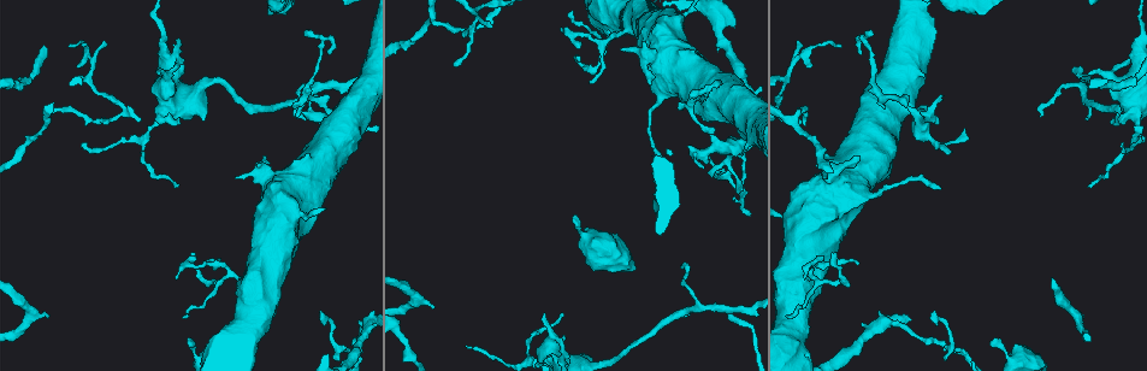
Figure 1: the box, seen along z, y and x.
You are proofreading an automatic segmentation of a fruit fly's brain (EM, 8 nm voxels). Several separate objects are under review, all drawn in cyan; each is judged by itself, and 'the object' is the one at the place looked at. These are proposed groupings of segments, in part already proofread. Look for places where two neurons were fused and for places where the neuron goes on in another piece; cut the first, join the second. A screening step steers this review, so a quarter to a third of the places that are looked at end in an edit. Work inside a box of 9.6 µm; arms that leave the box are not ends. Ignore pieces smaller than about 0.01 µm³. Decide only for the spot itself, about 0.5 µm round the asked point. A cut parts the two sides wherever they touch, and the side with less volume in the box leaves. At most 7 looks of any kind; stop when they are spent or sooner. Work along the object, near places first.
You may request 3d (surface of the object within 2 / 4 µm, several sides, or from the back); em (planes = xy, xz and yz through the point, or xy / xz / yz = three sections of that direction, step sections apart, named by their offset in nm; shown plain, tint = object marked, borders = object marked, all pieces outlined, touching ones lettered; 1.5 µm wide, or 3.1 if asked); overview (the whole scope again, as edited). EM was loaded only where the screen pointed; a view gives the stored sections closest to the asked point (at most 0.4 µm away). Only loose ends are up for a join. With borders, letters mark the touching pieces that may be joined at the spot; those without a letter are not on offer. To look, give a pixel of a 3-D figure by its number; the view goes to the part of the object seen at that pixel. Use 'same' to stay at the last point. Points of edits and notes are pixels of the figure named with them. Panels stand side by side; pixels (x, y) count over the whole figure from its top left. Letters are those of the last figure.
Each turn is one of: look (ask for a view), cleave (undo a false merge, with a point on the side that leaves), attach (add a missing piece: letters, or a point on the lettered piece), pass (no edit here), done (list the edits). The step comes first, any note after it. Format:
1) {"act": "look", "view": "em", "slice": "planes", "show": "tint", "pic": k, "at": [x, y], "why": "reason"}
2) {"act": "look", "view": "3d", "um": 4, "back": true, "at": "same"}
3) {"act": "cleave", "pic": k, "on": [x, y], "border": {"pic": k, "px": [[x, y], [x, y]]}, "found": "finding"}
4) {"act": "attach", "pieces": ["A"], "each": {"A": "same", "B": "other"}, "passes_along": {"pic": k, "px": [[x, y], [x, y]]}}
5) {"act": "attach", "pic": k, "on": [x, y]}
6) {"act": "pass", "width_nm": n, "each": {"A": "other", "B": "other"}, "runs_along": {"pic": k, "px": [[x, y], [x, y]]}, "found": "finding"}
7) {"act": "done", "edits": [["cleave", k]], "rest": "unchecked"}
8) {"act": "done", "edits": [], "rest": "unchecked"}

{"act": "look", "view": "em", "slice": "planes", "show": "plain", "pic": 1, "at": [854, 261]}

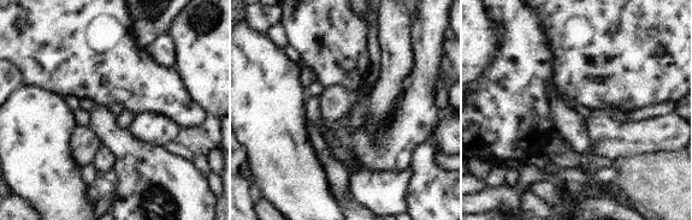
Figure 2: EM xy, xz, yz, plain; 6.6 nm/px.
{"act": "look", "view": "em", "slice": "planes", "show": "borders", "at": "same"}

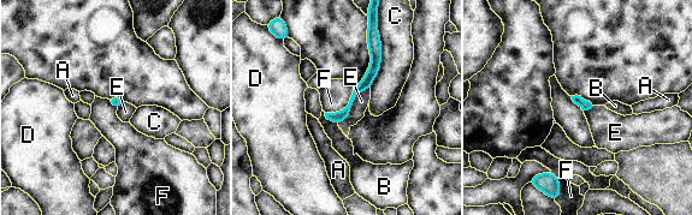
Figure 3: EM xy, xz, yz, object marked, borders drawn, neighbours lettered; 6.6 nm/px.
{"act": "pass", "each": {"A": "other", "B": "other", "C": "other", "D": "other", "E": "other", "F": "other"}, "border": {"pic": 3, "px": [[354, 87], [344, 107], [325, 113]]}, "found": "no lettered piece goes on from it"}

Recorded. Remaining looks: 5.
{"act": "look", "view": "em", "slice": "planes", "show": "plain", "pic": 1, "at": [823, 179], "why": "free end"}

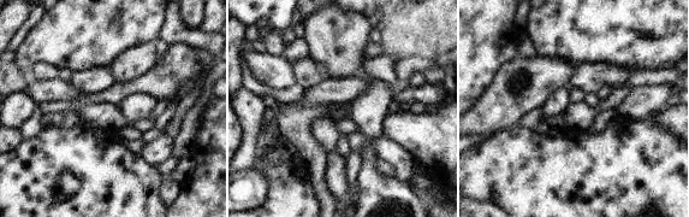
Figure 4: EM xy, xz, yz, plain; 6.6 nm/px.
{"act": "look", "view": "em", "slice": "planes", "show": "borders", "at": "same", "why": "what lies round it"}

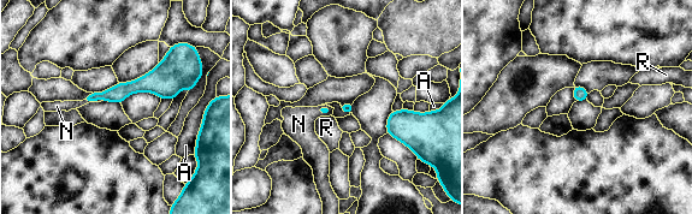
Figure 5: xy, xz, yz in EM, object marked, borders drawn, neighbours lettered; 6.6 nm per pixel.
{"act": "attach", "pic": 5, "on": [59, 106], "longest_contact_nm": ["N", 110], "each": {"A": "other", "N": "same", "R": "other"}, "found": "it goes on there"}

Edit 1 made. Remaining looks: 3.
{"act": "look", "view": "overview"}

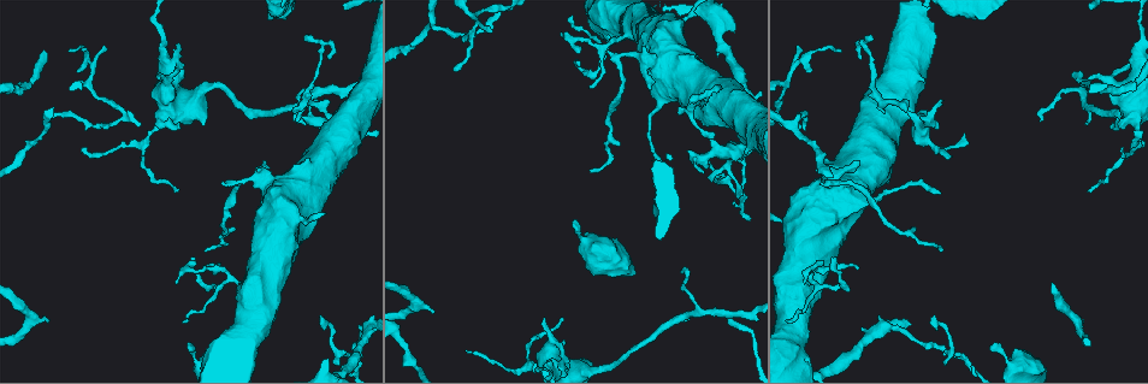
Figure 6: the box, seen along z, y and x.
{"act": "look", "view": "em", "slice": "xy", "step": 8, "show": "borders", "pic": 6, "at": [938, 192], "why": "thin end"}

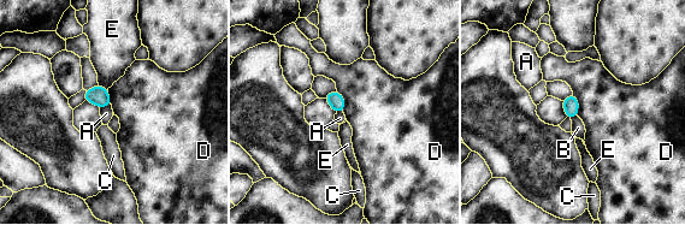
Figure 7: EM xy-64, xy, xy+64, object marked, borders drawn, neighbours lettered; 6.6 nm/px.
{"act": "pass", "each": {"A": "other", "B": "other", "C": "other", "D": "other", "E": "other"}, "border": {"pic": 7, "px": [[573, 93], [578, 100], [578, 116]]}, "found": "no lettered piece goes on from it"}

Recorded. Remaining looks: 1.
{"act": "done", "edits": [["attach", 5]], "rest": "unchecked"}

